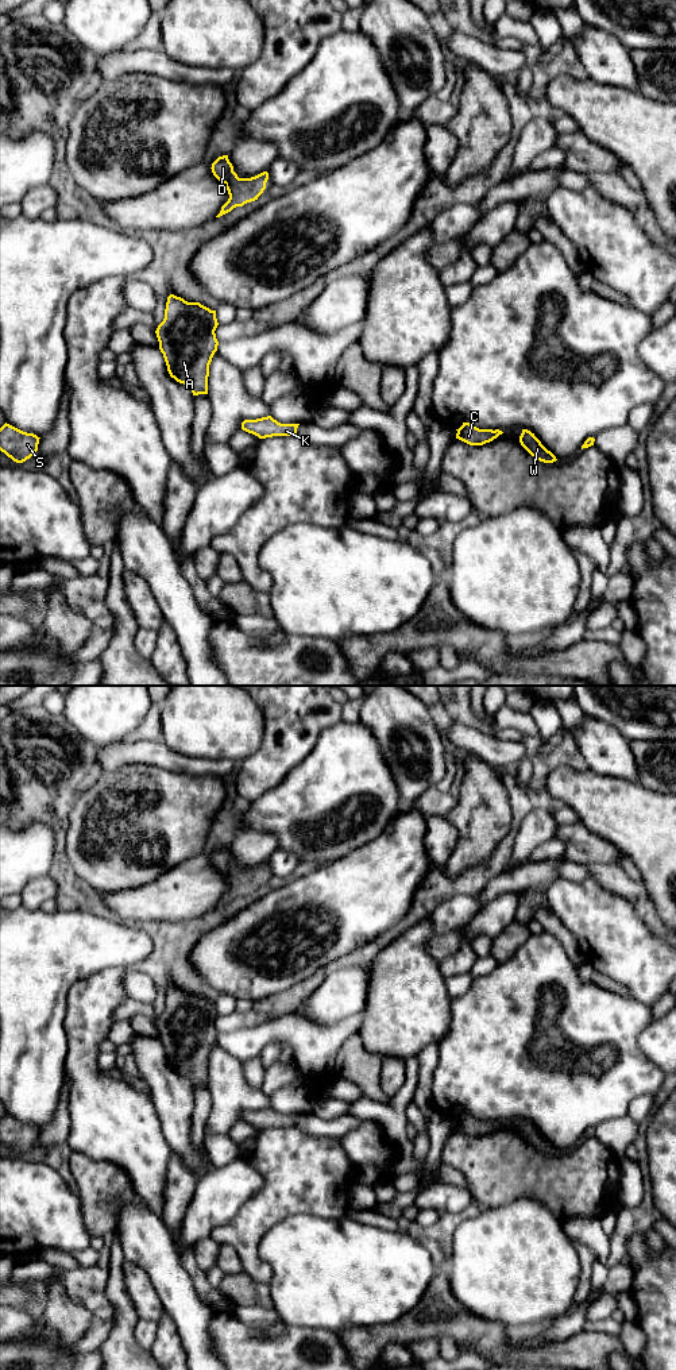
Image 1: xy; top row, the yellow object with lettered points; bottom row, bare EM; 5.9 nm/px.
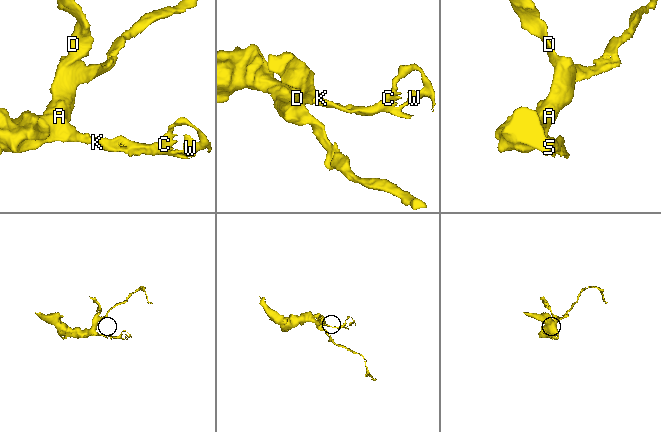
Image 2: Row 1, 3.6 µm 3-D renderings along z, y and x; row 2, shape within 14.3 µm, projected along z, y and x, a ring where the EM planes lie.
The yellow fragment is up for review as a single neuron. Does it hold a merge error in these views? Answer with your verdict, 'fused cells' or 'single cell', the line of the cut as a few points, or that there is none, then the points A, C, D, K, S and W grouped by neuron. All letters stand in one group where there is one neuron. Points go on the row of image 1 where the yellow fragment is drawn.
single cell; no cut; A C D K S W

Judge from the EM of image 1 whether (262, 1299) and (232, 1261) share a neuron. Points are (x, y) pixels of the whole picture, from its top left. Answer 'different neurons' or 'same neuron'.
same neuron

